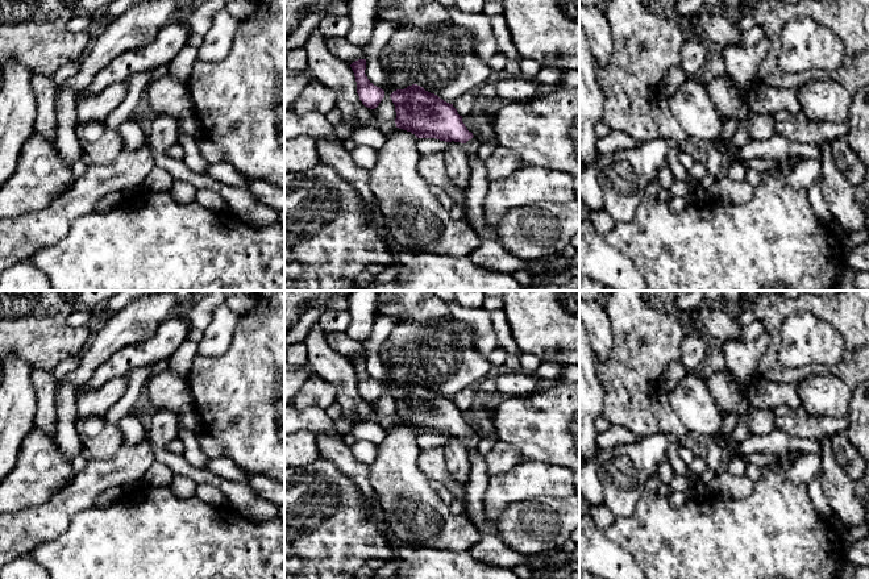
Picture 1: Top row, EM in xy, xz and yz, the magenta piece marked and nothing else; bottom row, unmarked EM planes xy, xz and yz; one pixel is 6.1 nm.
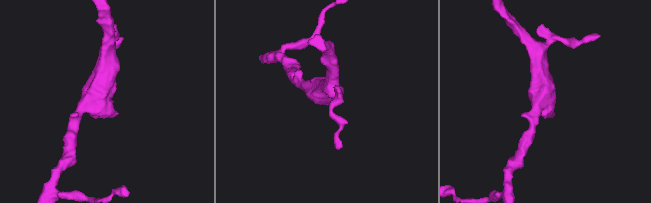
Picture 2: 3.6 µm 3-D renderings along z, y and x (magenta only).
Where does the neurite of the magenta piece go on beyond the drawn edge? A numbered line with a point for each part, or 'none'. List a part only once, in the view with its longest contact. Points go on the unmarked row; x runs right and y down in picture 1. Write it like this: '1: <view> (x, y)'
1: xz (475, 487)

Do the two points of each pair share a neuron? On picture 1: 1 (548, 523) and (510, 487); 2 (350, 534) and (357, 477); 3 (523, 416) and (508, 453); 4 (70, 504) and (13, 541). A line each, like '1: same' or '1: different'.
1: different
2: different
3: different
4: same

